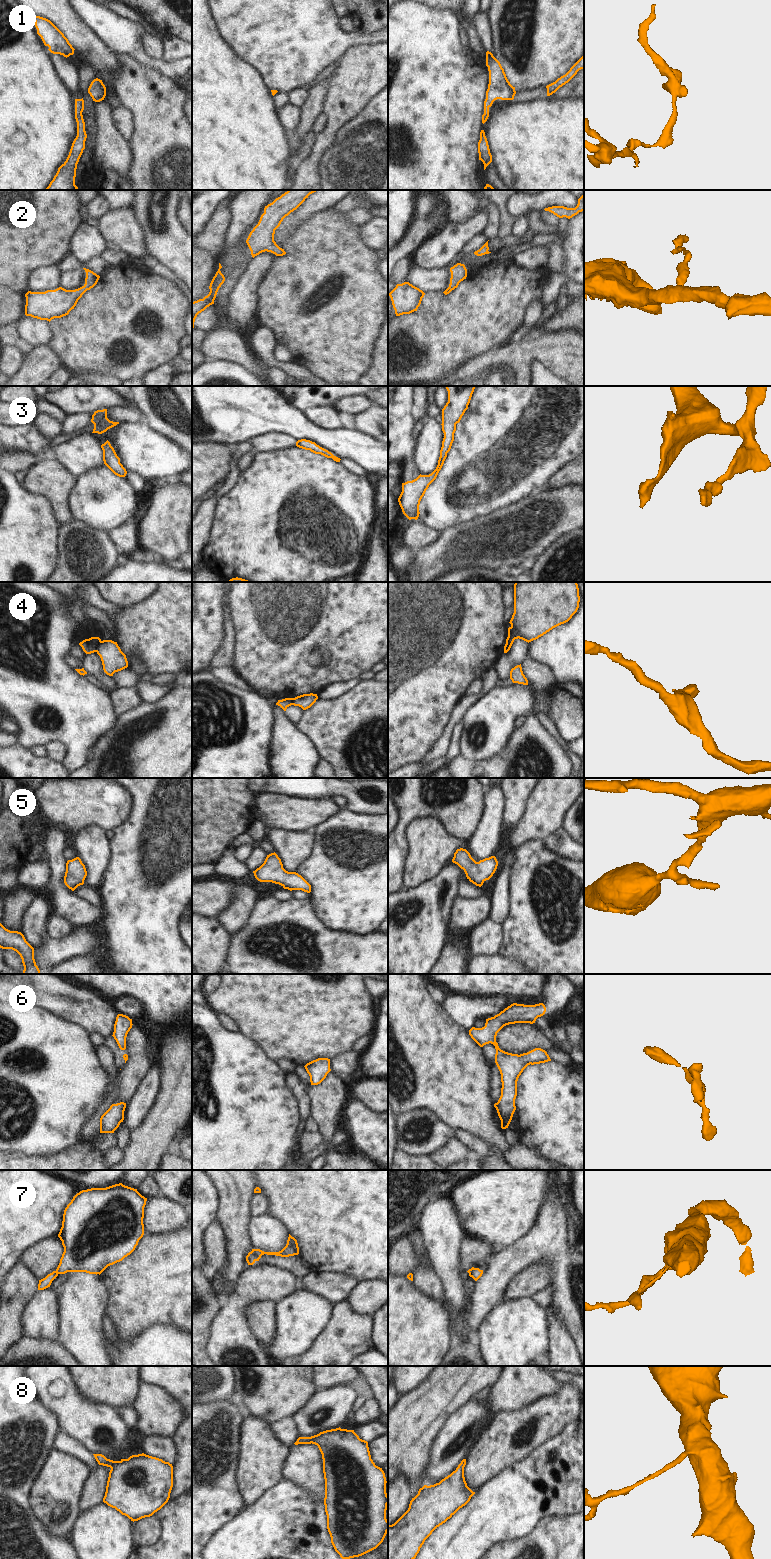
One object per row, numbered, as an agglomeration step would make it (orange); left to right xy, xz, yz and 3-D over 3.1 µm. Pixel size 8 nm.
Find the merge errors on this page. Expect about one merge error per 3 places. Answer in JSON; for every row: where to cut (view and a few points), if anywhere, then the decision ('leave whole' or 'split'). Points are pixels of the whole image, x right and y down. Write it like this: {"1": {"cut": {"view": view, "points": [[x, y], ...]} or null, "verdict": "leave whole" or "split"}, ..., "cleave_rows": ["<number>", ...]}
{"1": {"cut": null, "verdict": "leave whole"}, "2": {"cut": null, "verdict": "leave whole"}, "3": {"cut": null, "verdict": "leave whole"}, "4": {"cut": {"view": "xy", "points": [[101, 641], [96, 651]]}, "verdict": "split"}, "5": {"cut": null, "verdict": "leave whole"}, "6": {"cut": null, "verdict": "leave whole"}, "7": {"cut": {"view": "xz", "points": [[251, 1251], [256, 1260]]}, "verdict": "split"}, "8": {"cut": null, "verdict": "leave whole"}, "cleave_rows": ["4", "7"]}

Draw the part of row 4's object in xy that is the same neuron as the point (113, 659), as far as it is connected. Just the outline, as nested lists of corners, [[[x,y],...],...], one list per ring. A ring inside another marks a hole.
[[[101,641],[97,647],[97,654],[101,658],[104,672],[109,676],[128,667],[126,655],[121,651],[117,642]]]

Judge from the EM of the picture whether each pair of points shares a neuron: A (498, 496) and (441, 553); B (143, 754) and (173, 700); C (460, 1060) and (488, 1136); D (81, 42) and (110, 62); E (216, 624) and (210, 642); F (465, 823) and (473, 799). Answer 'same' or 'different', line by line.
A: different
B: same
C: same
D: same
E: same
F: same

